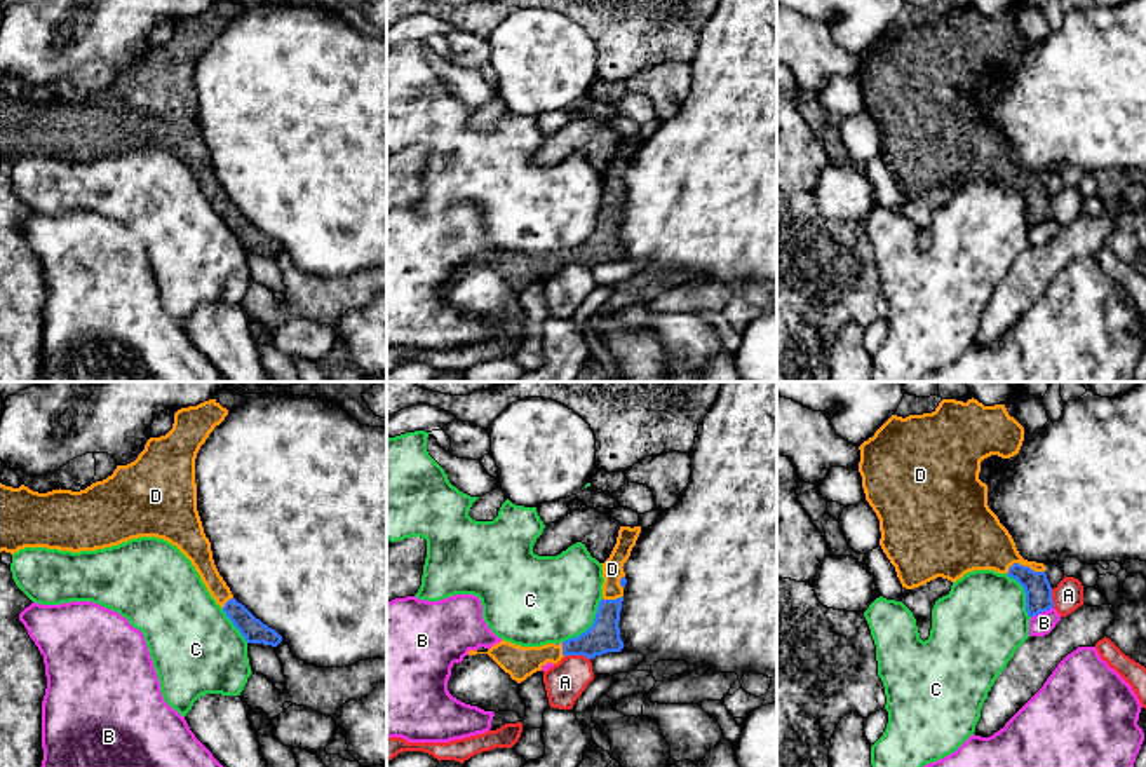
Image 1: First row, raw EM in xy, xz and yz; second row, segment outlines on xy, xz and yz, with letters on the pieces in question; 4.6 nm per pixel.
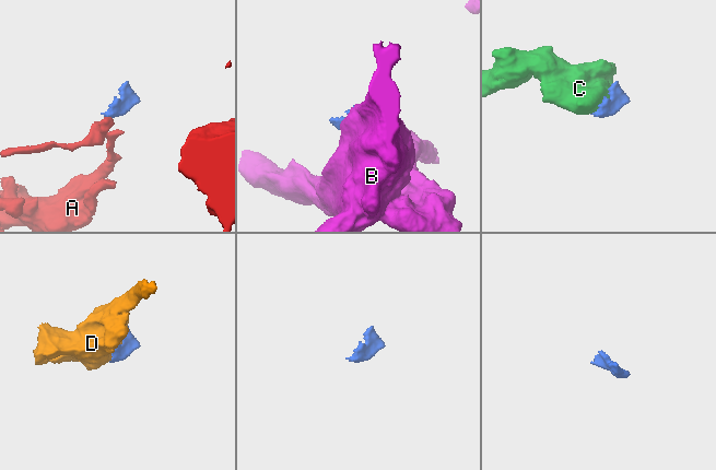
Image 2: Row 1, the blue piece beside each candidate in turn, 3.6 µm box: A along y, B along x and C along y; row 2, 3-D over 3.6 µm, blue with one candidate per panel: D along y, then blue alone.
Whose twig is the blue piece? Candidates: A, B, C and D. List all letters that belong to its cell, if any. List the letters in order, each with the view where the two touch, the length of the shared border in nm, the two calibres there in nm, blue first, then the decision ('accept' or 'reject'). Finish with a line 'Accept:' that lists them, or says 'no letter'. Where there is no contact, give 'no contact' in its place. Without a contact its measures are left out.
A: contact in xz; length 120 nm; calibres 150 and 190 nm; reject
B: contact in yz; length 120 nm; calibres 130 and 100 nm; reject
C: contact in xz; length 280 nm; calibres 150 and 400 nm; reject
D: contact in yz; length 180 nm; calibres 130 and 260 nm; accept
Accept: D

